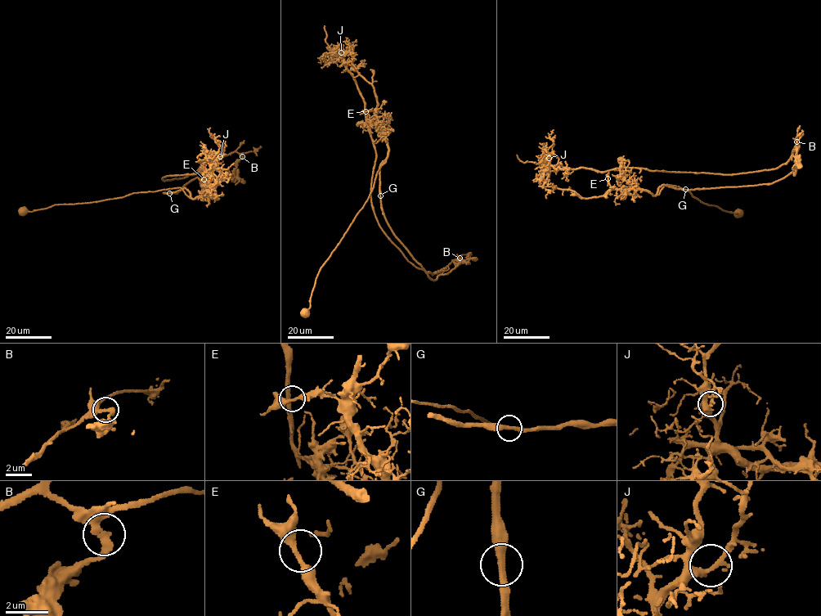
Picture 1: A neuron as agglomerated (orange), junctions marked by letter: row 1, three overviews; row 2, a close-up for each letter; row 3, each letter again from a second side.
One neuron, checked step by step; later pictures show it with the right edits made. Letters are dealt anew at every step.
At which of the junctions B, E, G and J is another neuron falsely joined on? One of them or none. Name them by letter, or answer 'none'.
B

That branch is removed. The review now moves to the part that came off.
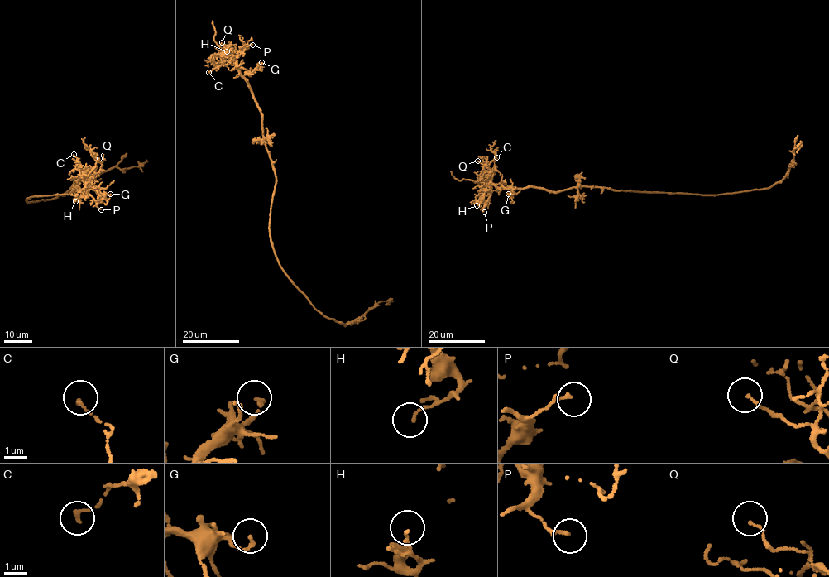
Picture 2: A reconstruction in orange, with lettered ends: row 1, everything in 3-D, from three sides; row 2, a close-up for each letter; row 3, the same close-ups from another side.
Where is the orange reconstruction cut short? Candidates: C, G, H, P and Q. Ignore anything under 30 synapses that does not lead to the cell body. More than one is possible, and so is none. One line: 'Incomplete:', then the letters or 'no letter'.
Incomplete: no letter

